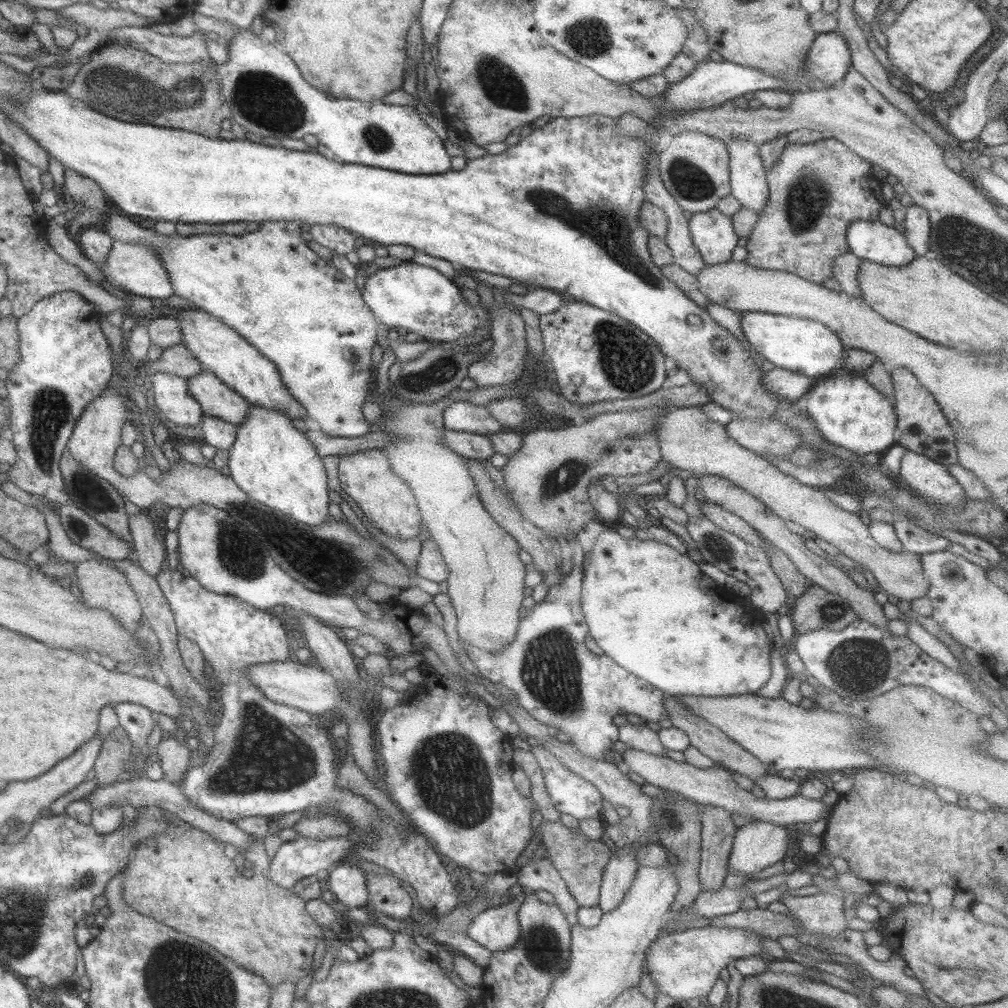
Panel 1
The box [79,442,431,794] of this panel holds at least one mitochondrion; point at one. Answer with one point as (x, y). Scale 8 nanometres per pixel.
(330, 566)

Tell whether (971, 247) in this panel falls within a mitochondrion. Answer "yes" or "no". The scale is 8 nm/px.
yes

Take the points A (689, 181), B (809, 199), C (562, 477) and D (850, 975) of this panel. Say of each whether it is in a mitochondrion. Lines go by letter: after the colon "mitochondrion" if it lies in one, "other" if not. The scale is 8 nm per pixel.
A: mitochondrion
B: mitochondrion
C: mitochondrion
D: other

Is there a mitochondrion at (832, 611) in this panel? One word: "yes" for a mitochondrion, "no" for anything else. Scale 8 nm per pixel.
yes

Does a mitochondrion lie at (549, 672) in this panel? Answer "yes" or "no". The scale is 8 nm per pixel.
yes

